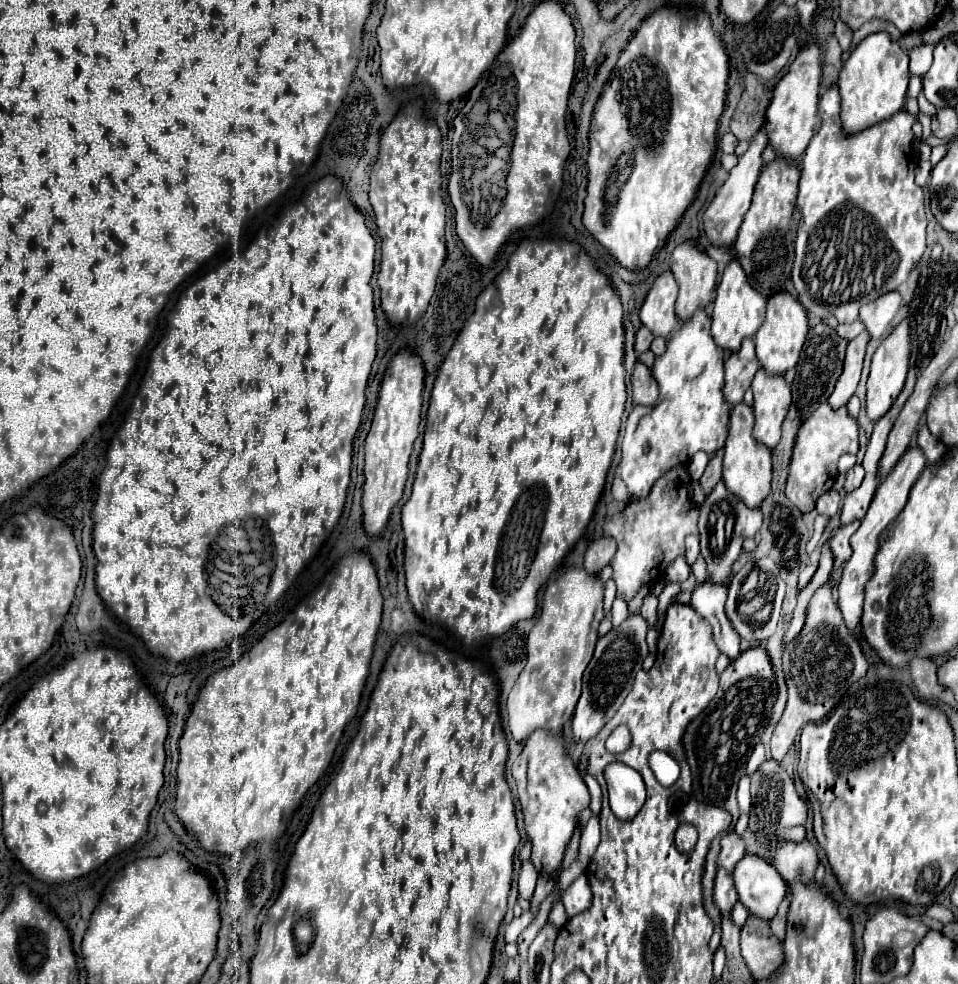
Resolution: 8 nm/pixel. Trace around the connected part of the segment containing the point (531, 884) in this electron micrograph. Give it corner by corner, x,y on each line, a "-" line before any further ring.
523,862
521,866
521,874
519,874
519,896
529,900
533,896
535,890
535,882
537,882
537,870
531,862

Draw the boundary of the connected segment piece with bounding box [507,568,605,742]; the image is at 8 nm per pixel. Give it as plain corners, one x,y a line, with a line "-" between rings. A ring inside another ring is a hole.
569,568
547,586
541,612
529,632
527,664
509,694
509,728
515,740
525,742
537,728
559,734
571,720
581,696
581,676
593,656
597,626
603,616
603,584
583,568

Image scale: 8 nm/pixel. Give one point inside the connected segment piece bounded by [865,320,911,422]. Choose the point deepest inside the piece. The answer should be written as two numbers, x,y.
889,368

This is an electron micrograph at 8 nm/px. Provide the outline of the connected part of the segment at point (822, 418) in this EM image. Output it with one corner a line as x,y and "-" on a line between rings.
827,402
821,404
799,428
797,440
795,440
795,450
791,456
791,466
789,466
789,478
787,478
787,498
801,510
801,512
811,512
815,508
815,502
821,494
829,492
837,480
837,460
843,454
857,454
859,442
857,442
859,426
857,420
849,416
847,408
837,408
833,410

